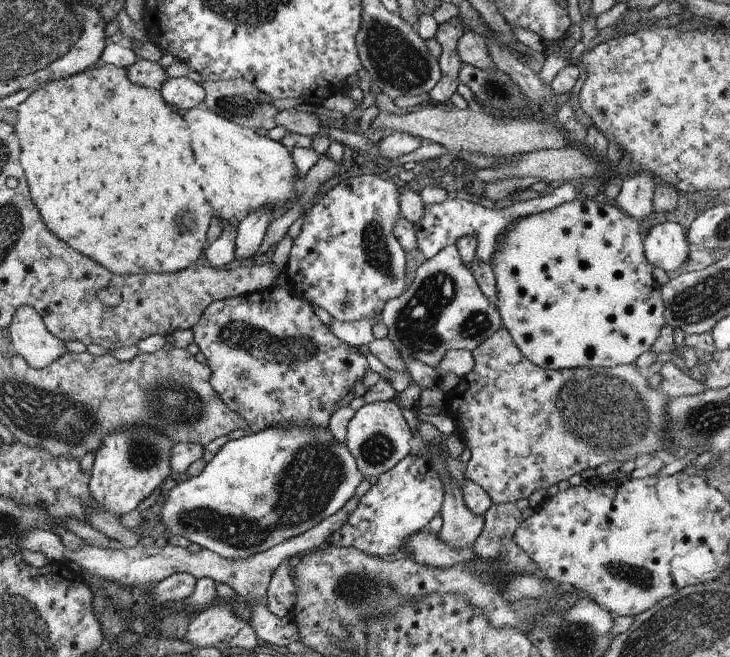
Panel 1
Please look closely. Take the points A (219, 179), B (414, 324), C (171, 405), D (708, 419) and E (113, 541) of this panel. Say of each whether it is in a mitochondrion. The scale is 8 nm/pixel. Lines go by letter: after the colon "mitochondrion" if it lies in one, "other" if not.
A: other
B: mitochondrion
C: mitochondrion
D: mitochondrion
E: other

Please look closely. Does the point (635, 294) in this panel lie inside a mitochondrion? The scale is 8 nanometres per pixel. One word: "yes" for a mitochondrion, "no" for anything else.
no

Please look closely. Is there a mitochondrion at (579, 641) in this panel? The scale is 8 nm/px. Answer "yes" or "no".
yes

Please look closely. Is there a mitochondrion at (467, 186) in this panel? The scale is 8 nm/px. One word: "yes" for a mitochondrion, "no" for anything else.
no

